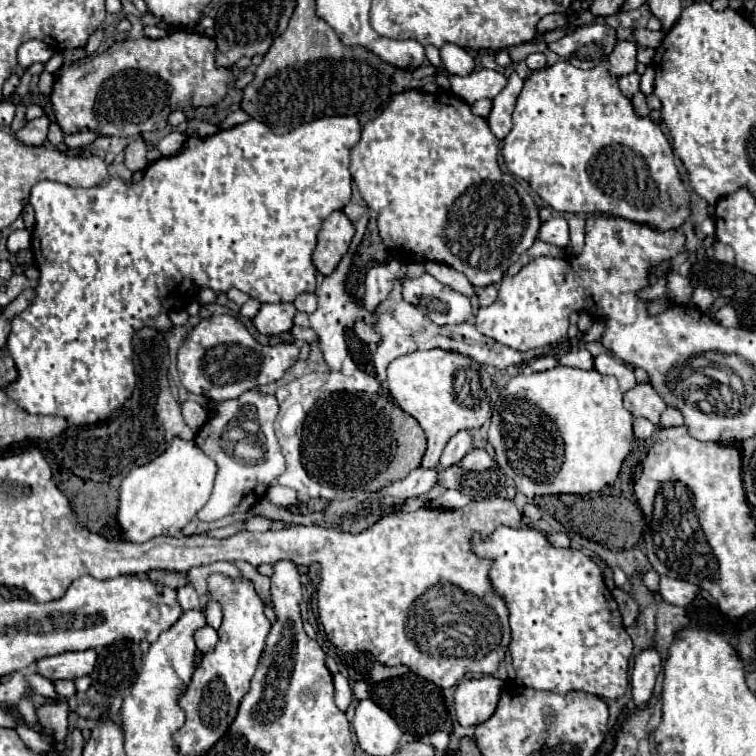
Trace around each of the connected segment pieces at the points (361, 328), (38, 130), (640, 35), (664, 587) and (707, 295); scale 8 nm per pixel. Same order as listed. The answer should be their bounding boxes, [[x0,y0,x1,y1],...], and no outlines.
[[354,319,382,345],[16,115,50,145],[634,29,664,49],[660,575,698,605],[690,287,714,311]]

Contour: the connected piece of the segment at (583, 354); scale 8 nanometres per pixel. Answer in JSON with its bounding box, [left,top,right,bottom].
[558,349,592,369]

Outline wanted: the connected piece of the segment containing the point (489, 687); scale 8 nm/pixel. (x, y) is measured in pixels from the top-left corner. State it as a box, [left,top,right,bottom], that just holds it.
[454,677,502,727]

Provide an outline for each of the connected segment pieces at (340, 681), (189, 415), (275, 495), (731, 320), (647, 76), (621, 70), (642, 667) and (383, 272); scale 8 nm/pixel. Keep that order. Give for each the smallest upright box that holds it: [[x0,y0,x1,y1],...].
[[334,673,352,713],[182,401,208,431],[264,485,300,507],[715,305,739,327],[640,65,654,95],[610,41,636,77],[630,647,662,707],[364,263,402,311]]

